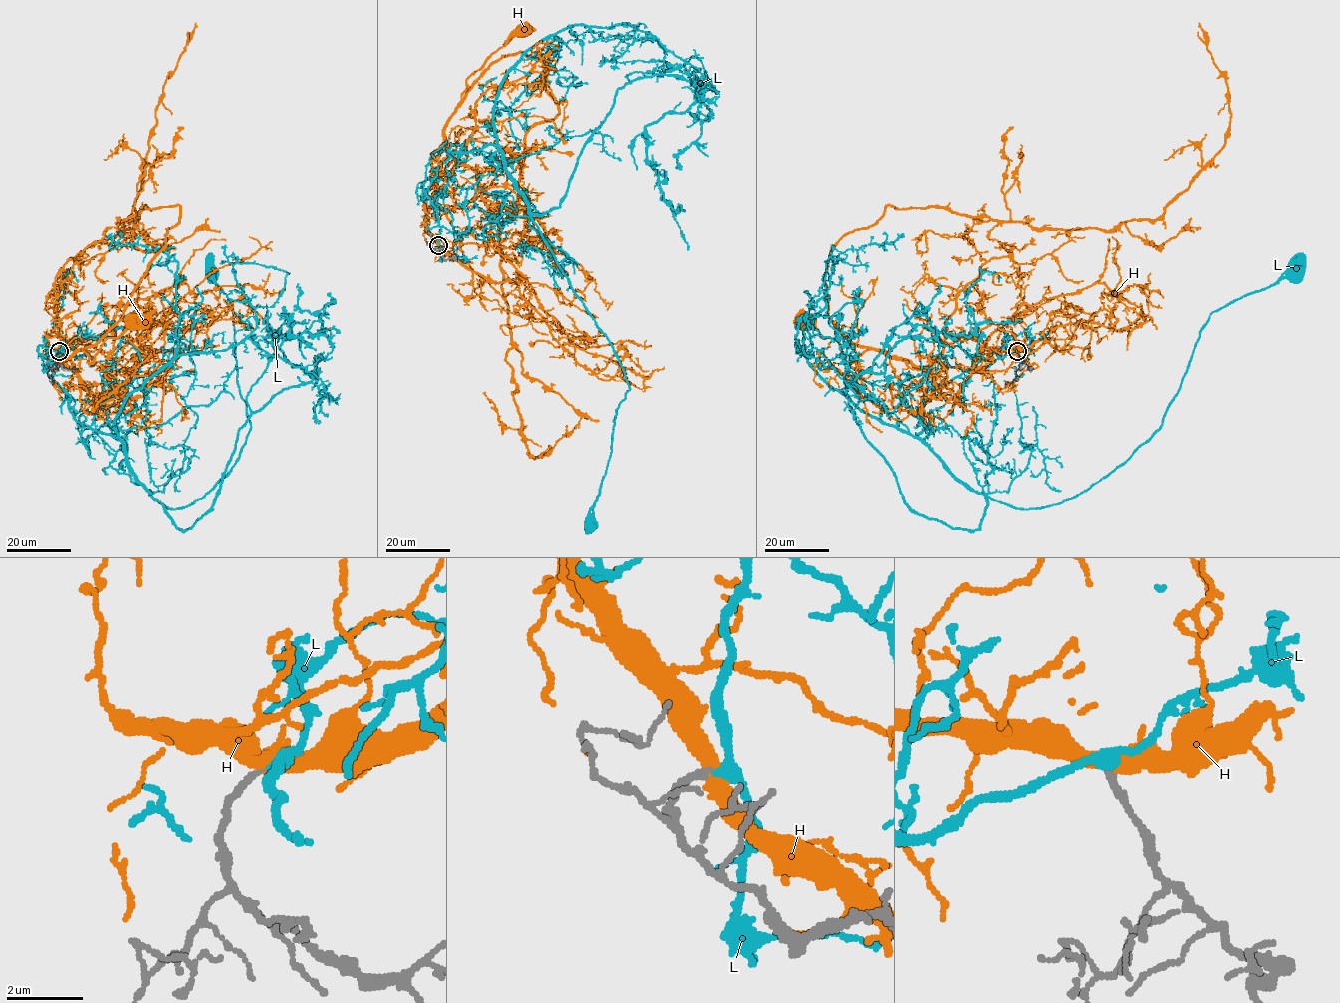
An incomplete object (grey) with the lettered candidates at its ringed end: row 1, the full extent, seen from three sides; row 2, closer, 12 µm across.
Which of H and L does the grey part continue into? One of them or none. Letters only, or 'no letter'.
L

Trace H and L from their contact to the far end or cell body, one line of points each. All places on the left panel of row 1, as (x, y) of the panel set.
H: (58, 352), (46, 338), (58, 336), (73, 365), (67, 366), (78, 349), (89, 362), (108, 338), (145, 317)
L: (59, 352), (47, 371), (72, 415), (122, 443), (168, 509), (190, 504), (251, 426), (212, 274)

